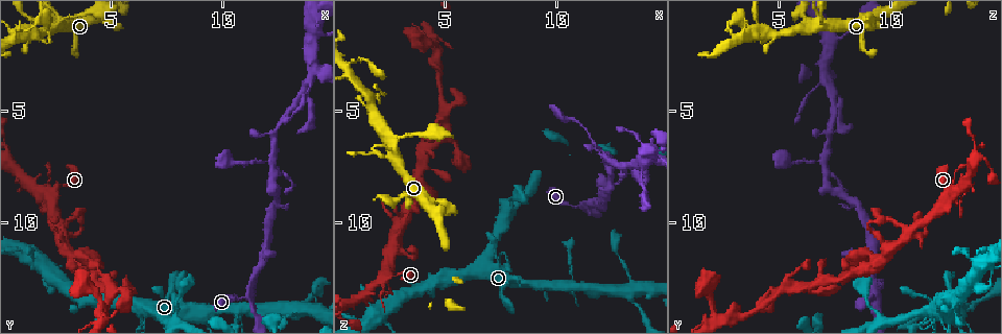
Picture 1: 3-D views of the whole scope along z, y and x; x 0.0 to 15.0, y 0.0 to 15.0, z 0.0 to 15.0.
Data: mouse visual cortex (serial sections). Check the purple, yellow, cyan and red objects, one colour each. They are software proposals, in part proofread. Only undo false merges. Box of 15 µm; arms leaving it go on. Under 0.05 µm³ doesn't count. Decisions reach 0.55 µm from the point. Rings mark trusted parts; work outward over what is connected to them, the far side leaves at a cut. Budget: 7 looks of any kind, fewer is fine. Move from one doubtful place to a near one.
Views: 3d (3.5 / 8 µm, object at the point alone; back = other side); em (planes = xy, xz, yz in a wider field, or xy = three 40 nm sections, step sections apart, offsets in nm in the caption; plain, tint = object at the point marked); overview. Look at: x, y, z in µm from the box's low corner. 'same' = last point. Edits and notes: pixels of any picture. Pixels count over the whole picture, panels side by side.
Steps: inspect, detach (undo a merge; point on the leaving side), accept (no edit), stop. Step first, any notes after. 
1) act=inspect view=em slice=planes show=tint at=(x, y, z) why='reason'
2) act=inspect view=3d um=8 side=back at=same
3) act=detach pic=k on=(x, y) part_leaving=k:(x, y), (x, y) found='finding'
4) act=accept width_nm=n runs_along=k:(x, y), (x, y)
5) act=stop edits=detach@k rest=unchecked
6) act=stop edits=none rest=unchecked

act=inspect view=3d um=3.5 at=(1.6, 1.5, 4.4) why='three arms meet'

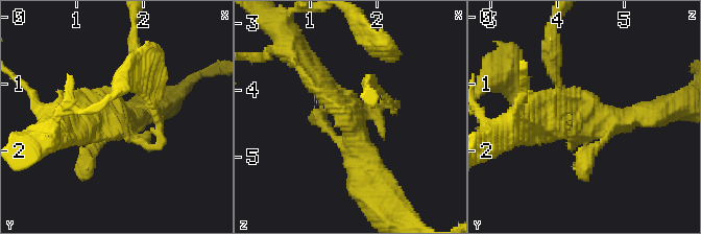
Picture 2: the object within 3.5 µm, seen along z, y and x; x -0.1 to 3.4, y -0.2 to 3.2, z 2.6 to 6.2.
act=inspect view=em slice=xy step=2 show=tint at=(1.60, 1.55, 4.35) why='now the EM'

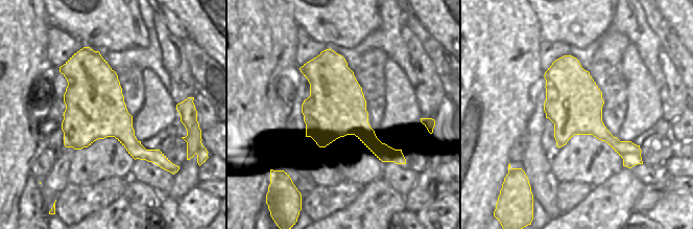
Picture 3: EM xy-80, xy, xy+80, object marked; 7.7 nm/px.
act=inspect view=em slice=xy step=1 show=tint at=same

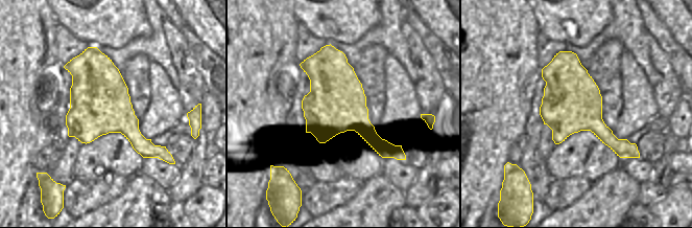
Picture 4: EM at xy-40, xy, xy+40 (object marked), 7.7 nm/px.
act=accept runs_along=2:(366, 182), (351, 115), (303, 65) found='one cell here'

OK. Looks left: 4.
act=inspect view=3d um=3.5 at=(11.1, 13.3, 9.3)

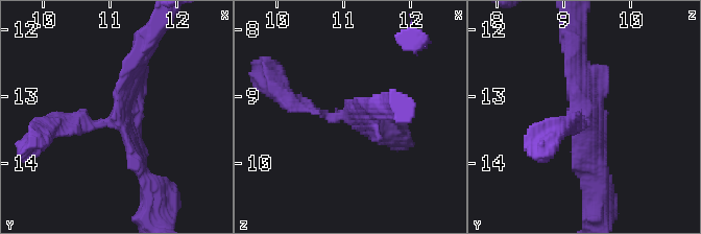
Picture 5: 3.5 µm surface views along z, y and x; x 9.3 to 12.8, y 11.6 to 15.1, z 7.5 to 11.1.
act=inspect view=em slice=xy step=2 show=tint at=(11.05, 13.35, 9.25) why='now the EM'

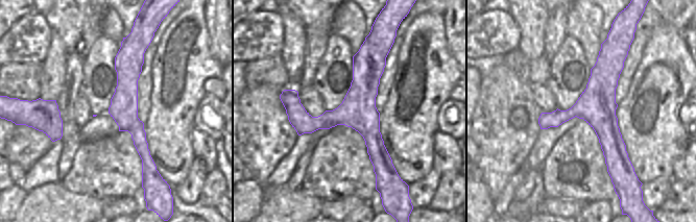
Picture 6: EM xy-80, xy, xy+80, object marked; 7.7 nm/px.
act=inspect view=em slice=xy step=1 show=tint at=same

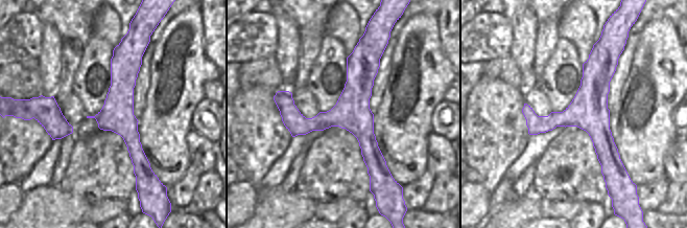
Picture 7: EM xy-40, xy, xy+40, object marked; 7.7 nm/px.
act=accept found='continuous, no second cell'

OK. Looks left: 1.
act=stop edits=none rest=unchecked

